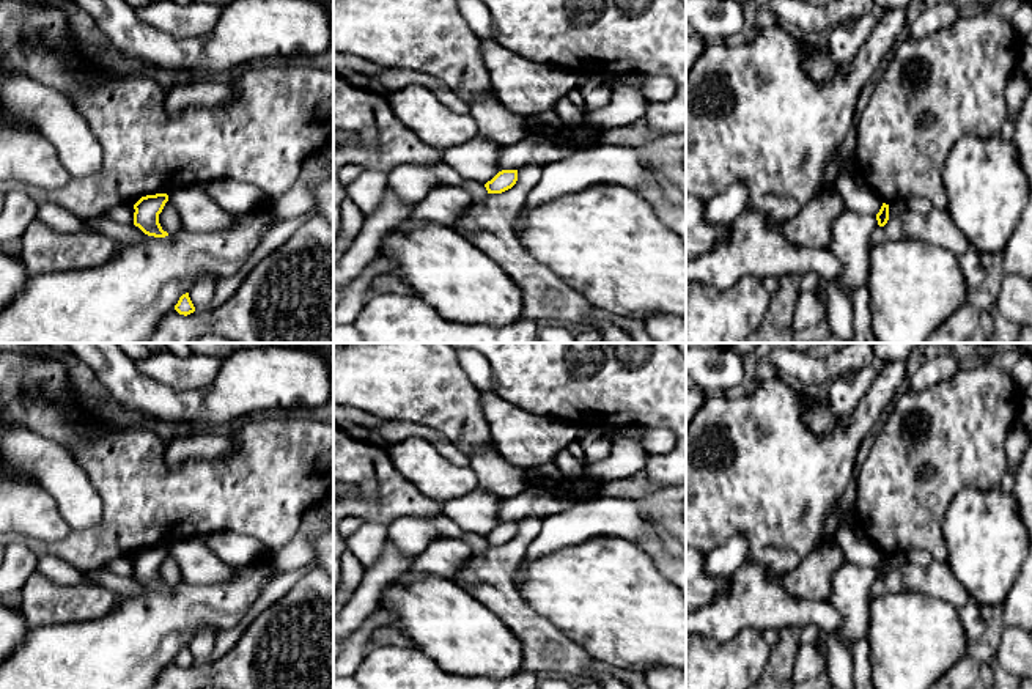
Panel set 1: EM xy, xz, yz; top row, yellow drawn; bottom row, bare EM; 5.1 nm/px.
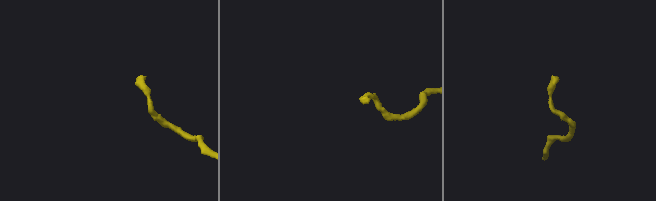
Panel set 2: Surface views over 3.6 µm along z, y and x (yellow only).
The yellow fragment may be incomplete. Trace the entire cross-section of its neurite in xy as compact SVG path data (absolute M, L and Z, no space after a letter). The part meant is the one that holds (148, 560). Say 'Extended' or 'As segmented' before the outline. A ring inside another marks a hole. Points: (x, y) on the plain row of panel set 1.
As segmented. M167 546L142 549L134 557L134 562L135 562L134 577L138 579L148 588L154 588L154 590L168 588L168 585L164 584L159 576L159 566L162 565L167 554L168 554Z

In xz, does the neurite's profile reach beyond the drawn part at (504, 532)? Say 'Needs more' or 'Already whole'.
Already whole

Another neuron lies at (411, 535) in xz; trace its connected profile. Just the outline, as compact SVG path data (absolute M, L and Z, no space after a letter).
M444 514L431 519L400 518L389 525L389 540L404 555L418 555L439 538L466 540L472 546L472 555L483 555L488 549L485 536L464 532Z

